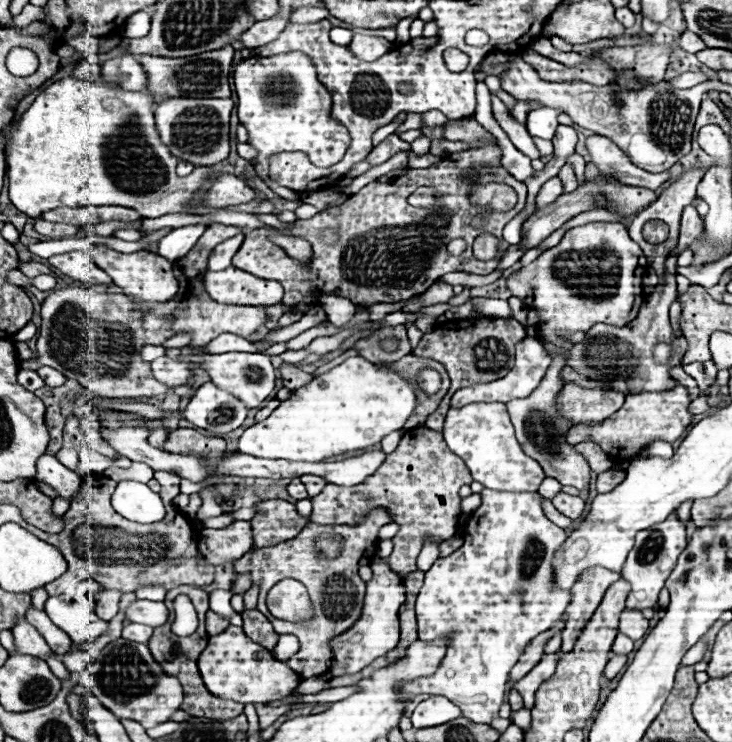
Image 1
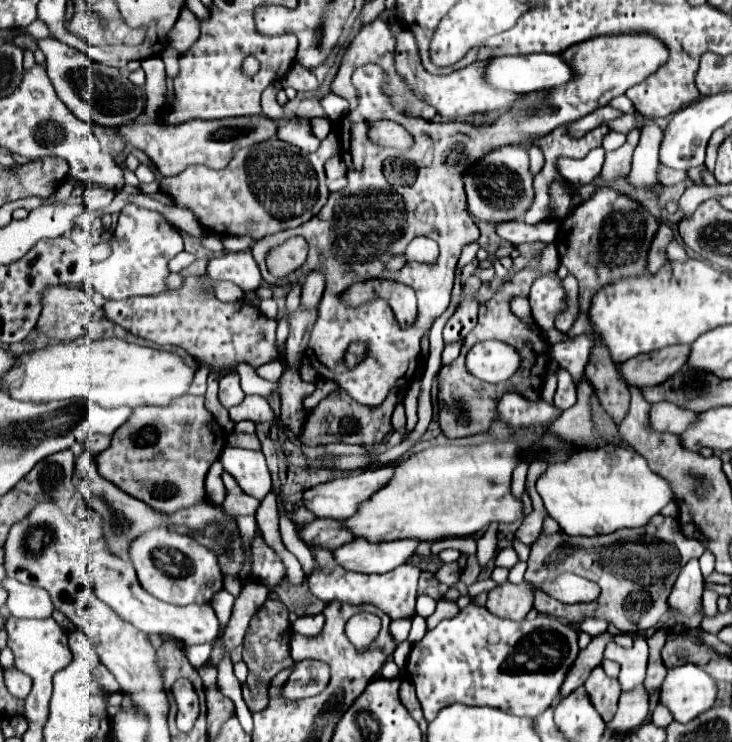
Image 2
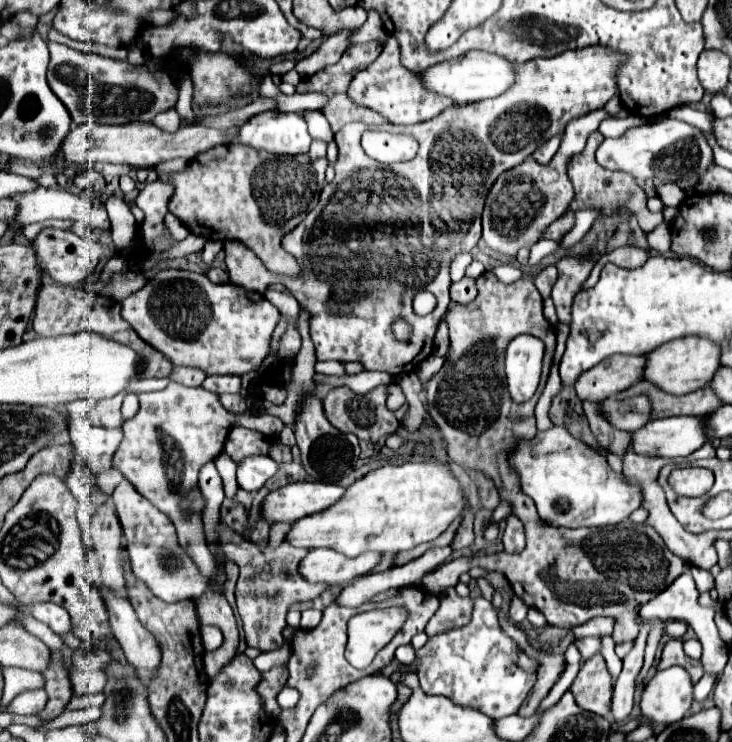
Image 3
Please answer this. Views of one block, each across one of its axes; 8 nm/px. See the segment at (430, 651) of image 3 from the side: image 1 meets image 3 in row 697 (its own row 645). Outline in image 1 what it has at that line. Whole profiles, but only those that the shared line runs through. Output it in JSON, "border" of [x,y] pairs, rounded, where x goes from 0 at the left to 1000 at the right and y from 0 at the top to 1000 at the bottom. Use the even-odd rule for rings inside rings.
{"border":[[[658,660],[658,682],[653,687],[648,687],[637,706],[637,714],[634,714],[634,736],[626,739],[623,744],[617,744],[615,749],[609,752],[601,752],[593,757],[593,763],[582,771],[582,779],[579,779],[579,790],[571,801],[571,809],[568,809],[568,833],[571,833],[571,860],[577,865],[596,865],[598,860],[609,860],[609,884],[604,887],[598,903],[587,911],[577,911],[577,914],[568,914],[566,919],[555,919],[552,925],[546,925],[544,930],[544,941],[566,941],[566,938],[574,938],[574,935],[590,935],[590,938],[609,938],[612,943],[617,943],[623,951],[628,951],[631,957],[631,965],[645,970],[645,973],[653,973],[653,976],[669,976],[672,965],[680,962],[680,954],[689,943],[689,933],[691,933],[691,919],[694,919],[694,908],[702,898],[702,892],[708,892],[708,887],[716,881],[716,873],[724,868],[724,863],[730,857],[735,857],[738,852],[754,846],[765,833],[768,827],[773,825],[773,817],[779,814],[779,795],[768,795],[762,790],[757,790],[757,763],[754,763],[754,755],[757,755],[757,747],[760,741],[765,741],[768,730],[773,730],[773,717],[768,712],[762,712],[760,706],[754,706],[746,695],[743,695],[743,687],[740,687],[740,668],[735,663],[678,663],[678,660]]]}

